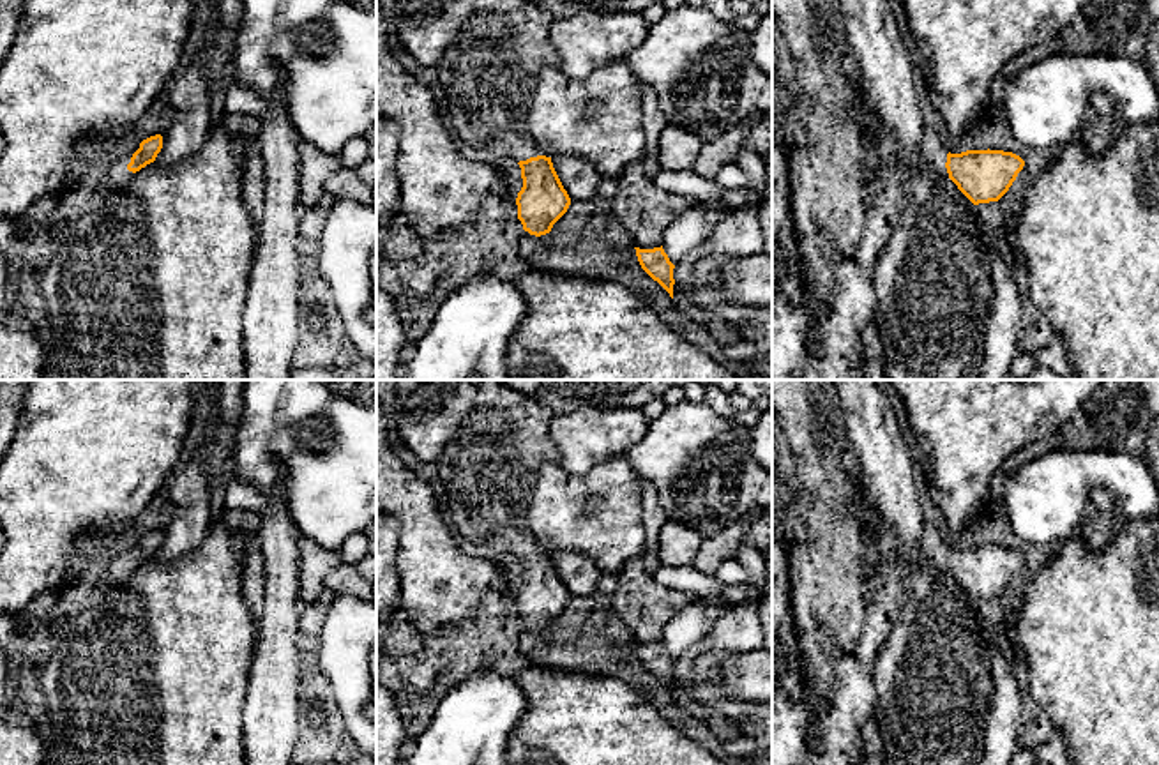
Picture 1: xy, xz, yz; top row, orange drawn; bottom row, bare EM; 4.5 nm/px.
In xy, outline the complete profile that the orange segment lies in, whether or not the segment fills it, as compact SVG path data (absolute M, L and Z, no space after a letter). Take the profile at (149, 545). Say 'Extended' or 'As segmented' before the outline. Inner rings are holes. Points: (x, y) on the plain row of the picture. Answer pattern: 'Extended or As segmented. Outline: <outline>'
Extended. Outline: M155 530L143 535L133 548L113 549L113 557L108 569L108 579L113 583L122 583L129 579L133 571L154 558L163 544L163 532Z

